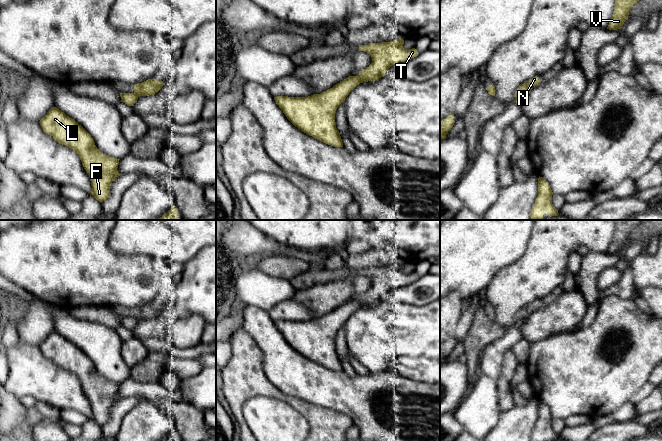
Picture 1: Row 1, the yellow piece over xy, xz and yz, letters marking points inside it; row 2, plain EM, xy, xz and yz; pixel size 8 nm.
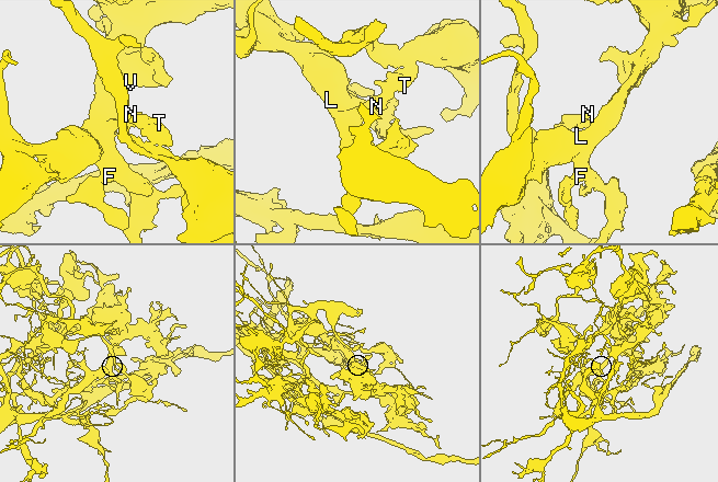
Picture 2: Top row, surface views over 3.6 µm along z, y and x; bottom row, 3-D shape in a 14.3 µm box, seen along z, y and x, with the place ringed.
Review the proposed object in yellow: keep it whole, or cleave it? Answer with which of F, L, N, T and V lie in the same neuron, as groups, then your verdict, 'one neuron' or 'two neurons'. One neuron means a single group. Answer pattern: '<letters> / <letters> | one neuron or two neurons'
F L V / N T | two neurons

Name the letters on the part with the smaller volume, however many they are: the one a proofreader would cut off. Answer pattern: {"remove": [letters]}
{"remove": ["N", "T"]}

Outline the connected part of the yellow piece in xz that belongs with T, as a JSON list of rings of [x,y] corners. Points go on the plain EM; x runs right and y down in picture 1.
[[[399,262],[391,266],[371,267],[359,270],[359,275],[367,276],[371,279],[372,287],[366,293],[359,295],[360,307],[375,305],[385,300],[385,296],[394,288],[405,286],[416,281],[419,277],[415,272],[405,274],[403,272],[404,264]]]

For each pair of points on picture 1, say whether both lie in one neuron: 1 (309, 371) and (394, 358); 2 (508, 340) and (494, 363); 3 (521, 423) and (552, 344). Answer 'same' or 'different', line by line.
1: same
2: same
3: different

